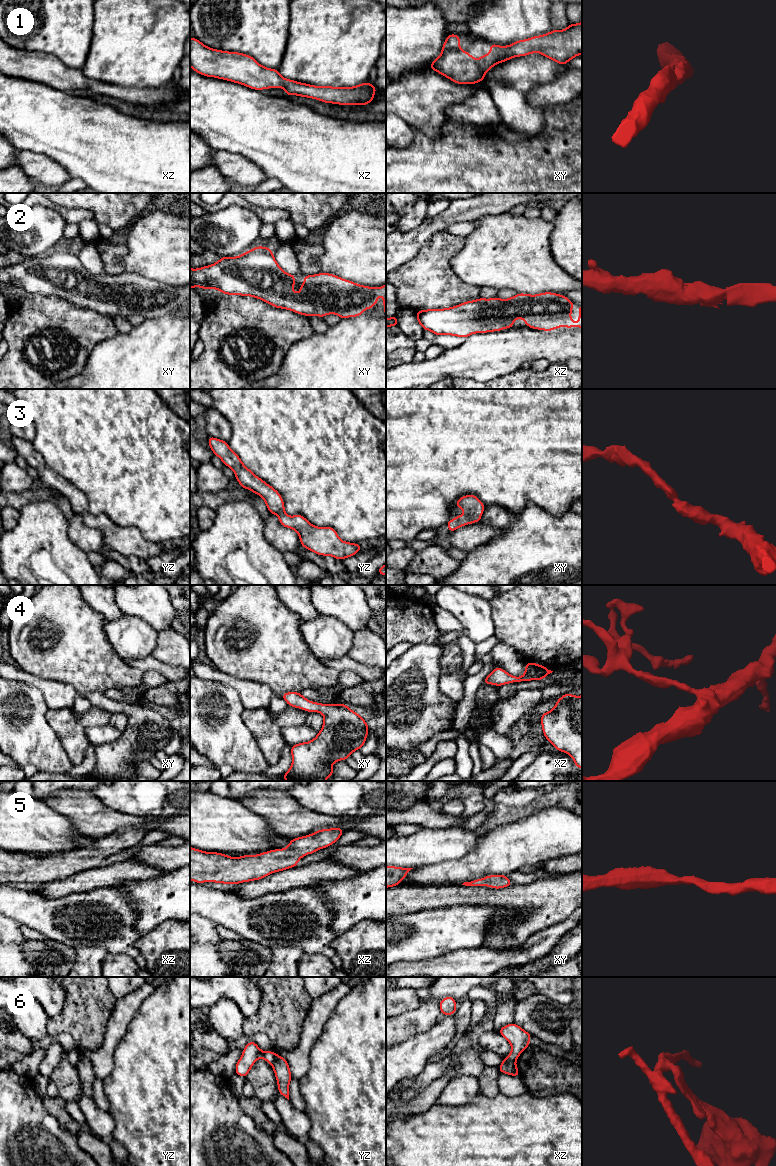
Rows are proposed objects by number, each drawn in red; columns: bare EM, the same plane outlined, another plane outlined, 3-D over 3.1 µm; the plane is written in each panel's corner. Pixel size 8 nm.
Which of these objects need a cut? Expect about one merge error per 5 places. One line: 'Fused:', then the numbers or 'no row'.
Fused: 6

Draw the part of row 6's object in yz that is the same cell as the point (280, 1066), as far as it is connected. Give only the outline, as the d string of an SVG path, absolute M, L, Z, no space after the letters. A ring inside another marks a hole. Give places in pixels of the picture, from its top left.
M276 1055L271 1066L276 1076L279 1093L289 1100L289 1084L292 1076L288 1062L280 1055Z

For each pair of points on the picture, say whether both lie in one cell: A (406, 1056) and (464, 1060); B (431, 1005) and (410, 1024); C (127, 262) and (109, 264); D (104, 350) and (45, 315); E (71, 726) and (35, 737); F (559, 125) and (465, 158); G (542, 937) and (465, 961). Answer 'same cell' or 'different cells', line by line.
A: different cells
B: same cell
C: different cells
D: different cells
E: different cells
F: same cell
G: same cell

